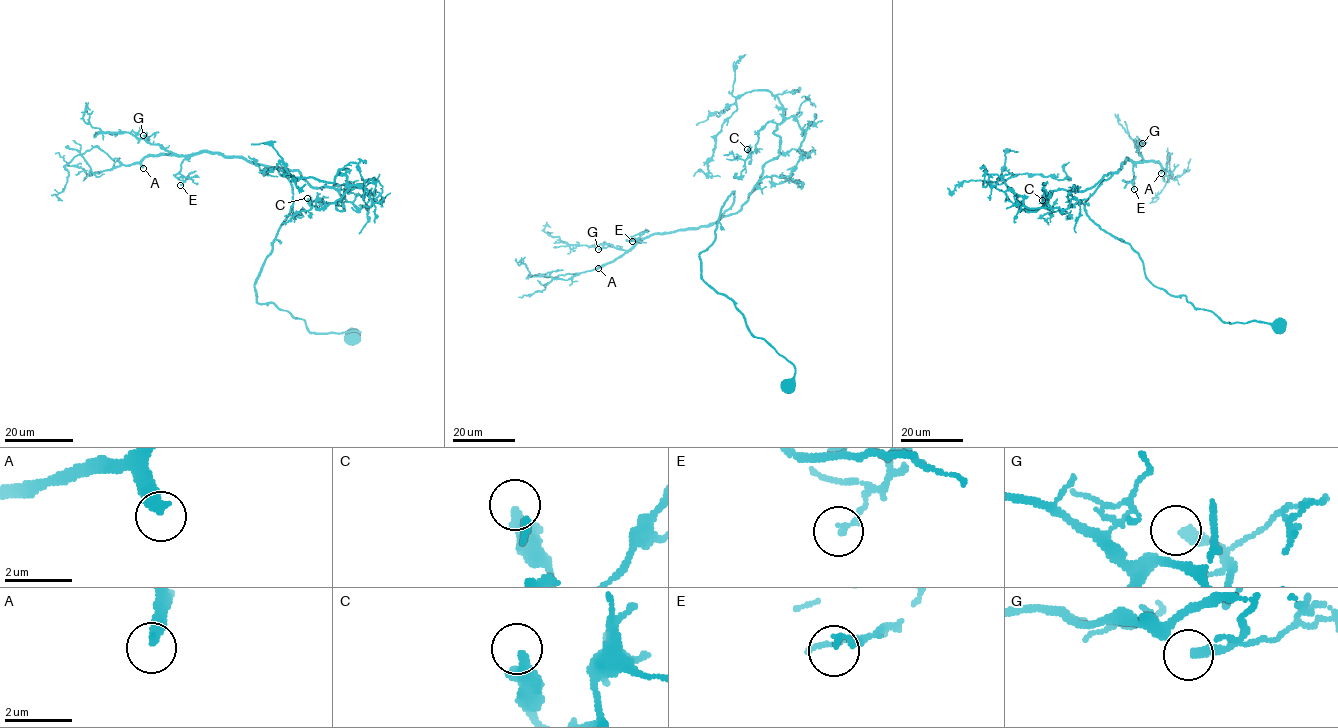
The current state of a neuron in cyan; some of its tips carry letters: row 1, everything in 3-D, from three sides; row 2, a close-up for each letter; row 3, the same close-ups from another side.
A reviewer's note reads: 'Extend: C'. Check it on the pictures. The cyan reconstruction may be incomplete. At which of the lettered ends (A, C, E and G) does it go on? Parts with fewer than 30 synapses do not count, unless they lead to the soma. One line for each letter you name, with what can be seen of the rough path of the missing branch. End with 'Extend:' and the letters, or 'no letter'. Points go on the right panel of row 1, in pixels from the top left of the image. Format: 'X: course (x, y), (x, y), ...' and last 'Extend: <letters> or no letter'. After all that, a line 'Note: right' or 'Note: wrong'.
A: course (1161, 173), (1155, 195), (1172, 227), (1187, 241), (1215, 248), (1235, 269), (1240, 303), (1259, 313), (1259, 345)
Extend: A
Note: wrong

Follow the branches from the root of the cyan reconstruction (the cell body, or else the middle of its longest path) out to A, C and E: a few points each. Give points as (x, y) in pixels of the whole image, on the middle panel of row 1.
A: (787, 386), (795, 366), (701, 276), (699, 254), (734, 191), (718, 221), (652, 233), (598, 268)
C: (787, 386), (795, 366), (701, 276), (724, 202), (734, 191), (720, 219), (778, 155), (776, 124), (747, 149)
E: (787, 386), (795, 366), (701, 276), (699, 254), (734, 191), (718, 221), (632, 241)

